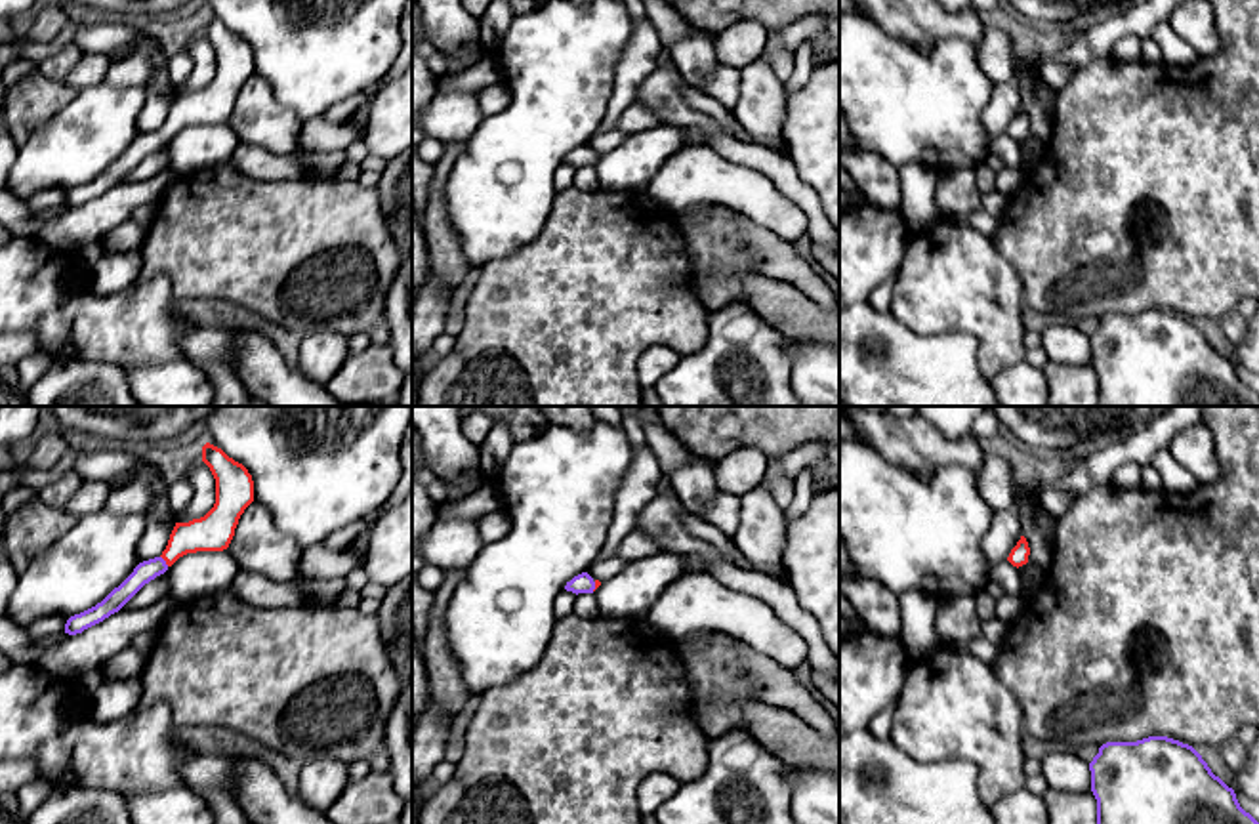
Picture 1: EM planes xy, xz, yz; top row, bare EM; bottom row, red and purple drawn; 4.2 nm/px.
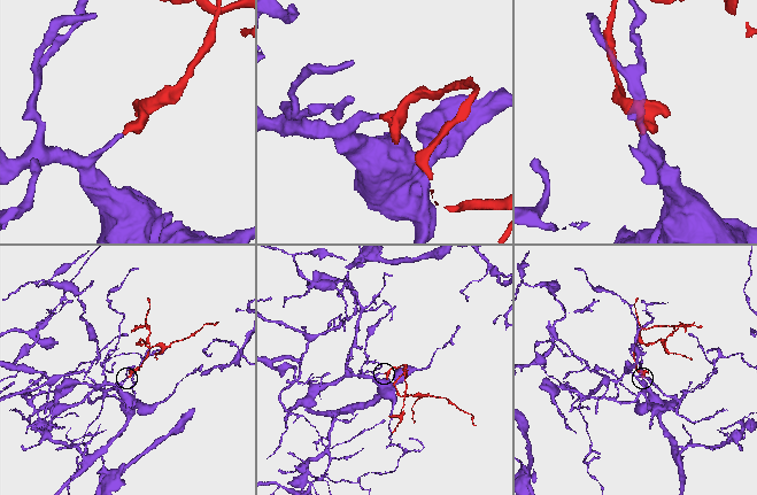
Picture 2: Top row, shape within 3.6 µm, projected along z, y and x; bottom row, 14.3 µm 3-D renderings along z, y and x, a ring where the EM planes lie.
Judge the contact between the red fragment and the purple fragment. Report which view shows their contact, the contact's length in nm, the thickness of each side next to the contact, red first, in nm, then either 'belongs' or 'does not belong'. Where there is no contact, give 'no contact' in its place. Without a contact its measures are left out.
xy | 60 nm | 160/90 nm | belongs

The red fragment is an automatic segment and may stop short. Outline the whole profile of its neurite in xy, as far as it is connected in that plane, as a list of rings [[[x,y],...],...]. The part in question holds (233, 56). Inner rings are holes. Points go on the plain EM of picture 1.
[[[210,15],[202,19],[202,34],[216,52],[214,80],[200,92],[175,95],[162,128],[139,135],[101,175],[71,189],[65,196],[65,206],[82,206],[118,185],[145,156],[164,147],[179,130],[229,120],[240,88],[254,74],[254,53],[242,36]]]

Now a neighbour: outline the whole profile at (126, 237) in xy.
[[[126,219],[116,229],[109,231],[101,240],[103,254],[120,254],[137,250],[145,238],[147,229],[135,219]]]

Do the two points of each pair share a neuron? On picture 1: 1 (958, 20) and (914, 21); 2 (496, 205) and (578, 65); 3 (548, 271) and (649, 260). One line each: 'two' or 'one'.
1: one
2: one
3: one

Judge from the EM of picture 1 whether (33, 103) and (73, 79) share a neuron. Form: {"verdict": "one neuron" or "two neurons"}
{"verdict": "one neuron"}

